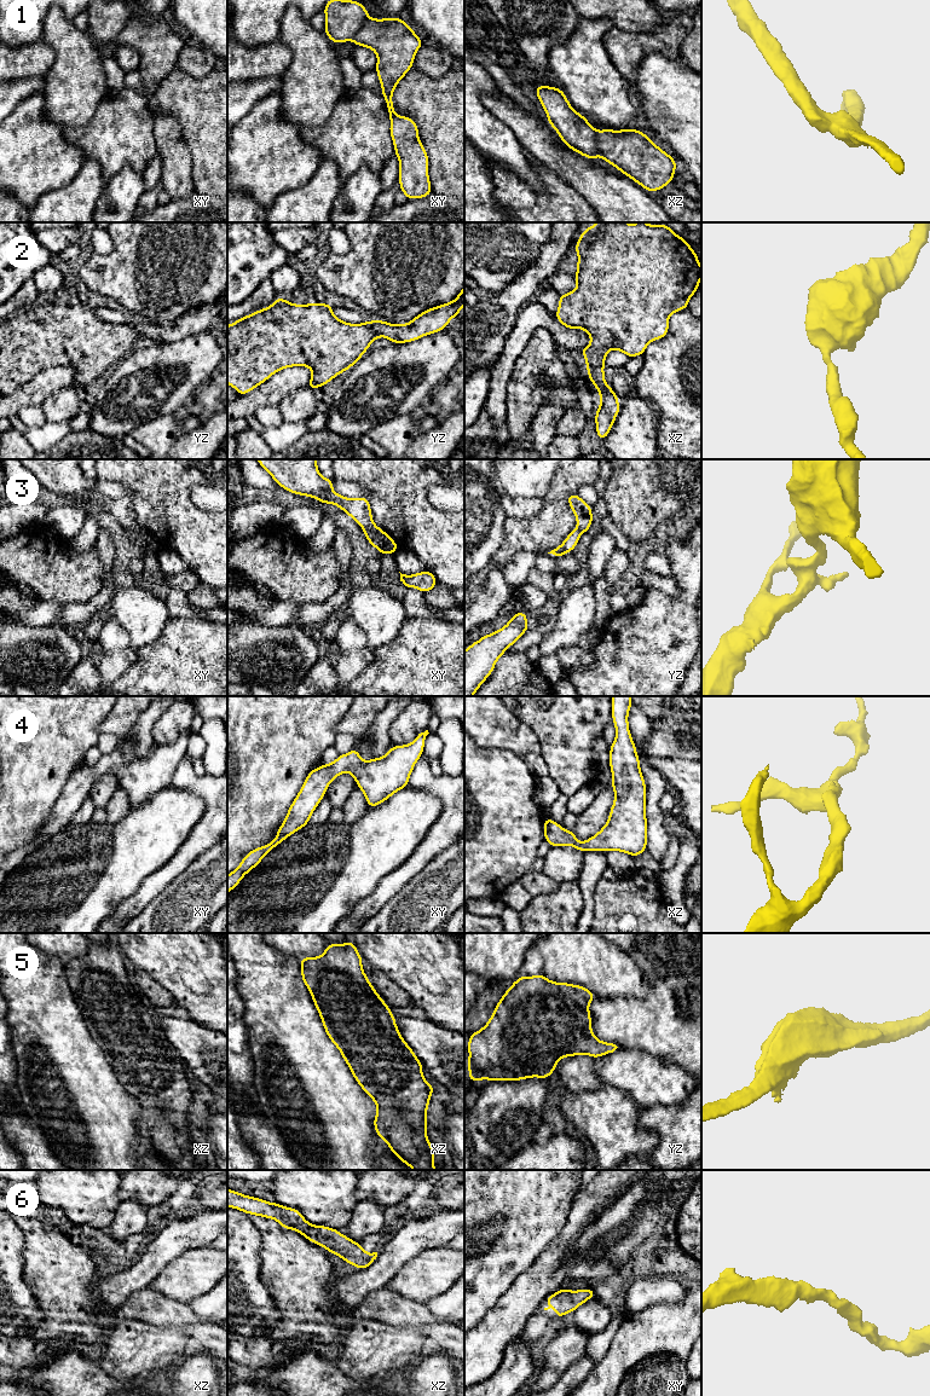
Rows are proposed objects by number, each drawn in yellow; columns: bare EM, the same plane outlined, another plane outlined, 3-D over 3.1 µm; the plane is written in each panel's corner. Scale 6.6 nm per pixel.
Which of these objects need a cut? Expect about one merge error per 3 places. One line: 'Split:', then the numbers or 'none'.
Split: 1, 3

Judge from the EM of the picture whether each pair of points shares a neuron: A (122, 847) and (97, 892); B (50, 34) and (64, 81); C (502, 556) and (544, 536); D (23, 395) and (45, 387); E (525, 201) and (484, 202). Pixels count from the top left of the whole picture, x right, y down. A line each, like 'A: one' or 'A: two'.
A: one
B: one
C: one
D: one
E: two

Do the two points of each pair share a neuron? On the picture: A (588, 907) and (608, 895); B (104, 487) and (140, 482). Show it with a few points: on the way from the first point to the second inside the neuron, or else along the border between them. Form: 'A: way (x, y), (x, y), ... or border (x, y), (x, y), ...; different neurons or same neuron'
A: border (602, 878), (595, 887), (594, 917), (591, 920); different neurons
B: border (97, 479), (120, 482), (132, 492), (132, 496); different neurons

